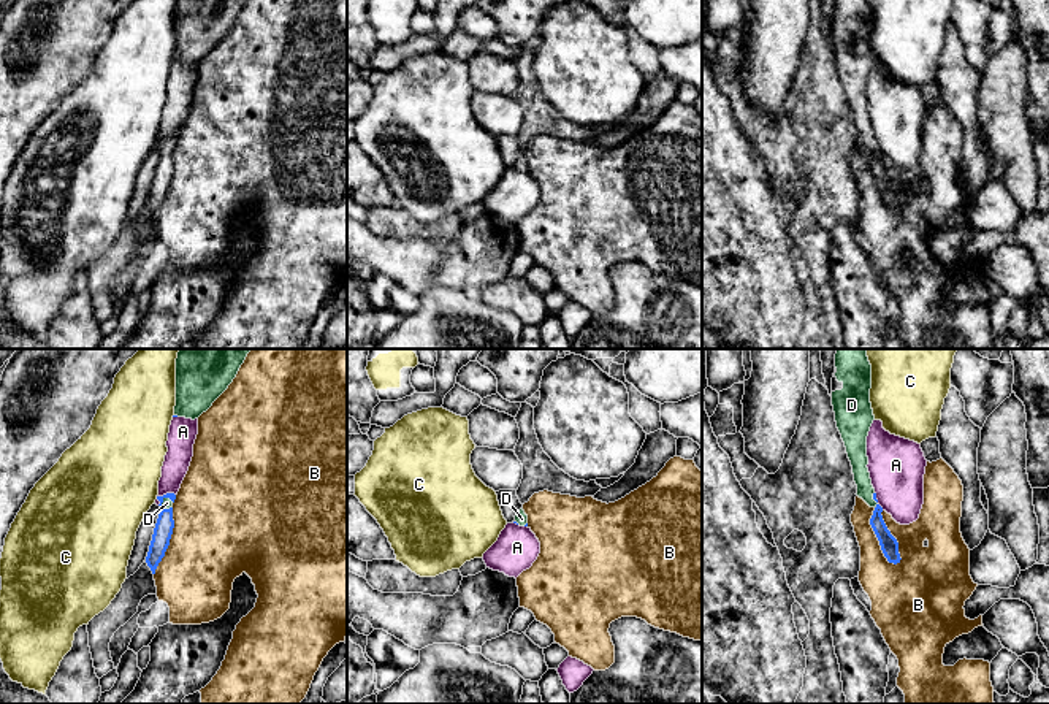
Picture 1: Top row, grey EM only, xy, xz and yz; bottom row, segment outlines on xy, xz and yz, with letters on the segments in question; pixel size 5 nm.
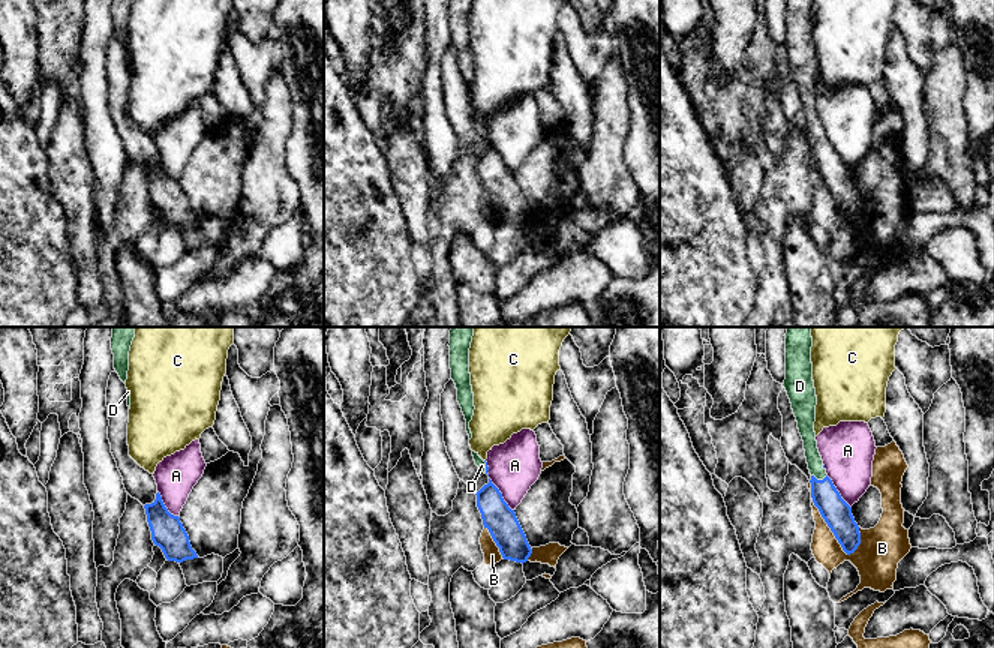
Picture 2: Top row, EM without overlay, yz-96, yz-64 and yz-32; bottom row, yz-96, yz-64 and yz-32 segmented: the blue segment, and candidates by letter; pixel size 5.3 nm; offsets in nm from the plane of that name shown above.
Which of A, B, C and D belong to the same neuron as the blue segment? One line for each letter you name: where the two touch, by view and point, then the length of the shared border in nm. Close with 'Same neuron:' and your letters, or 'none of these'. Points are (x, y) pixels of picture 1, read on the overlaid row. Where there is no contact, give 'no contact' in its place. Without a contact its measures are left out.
D: xy (165, 497) | 80 nm
Same neuron: D

